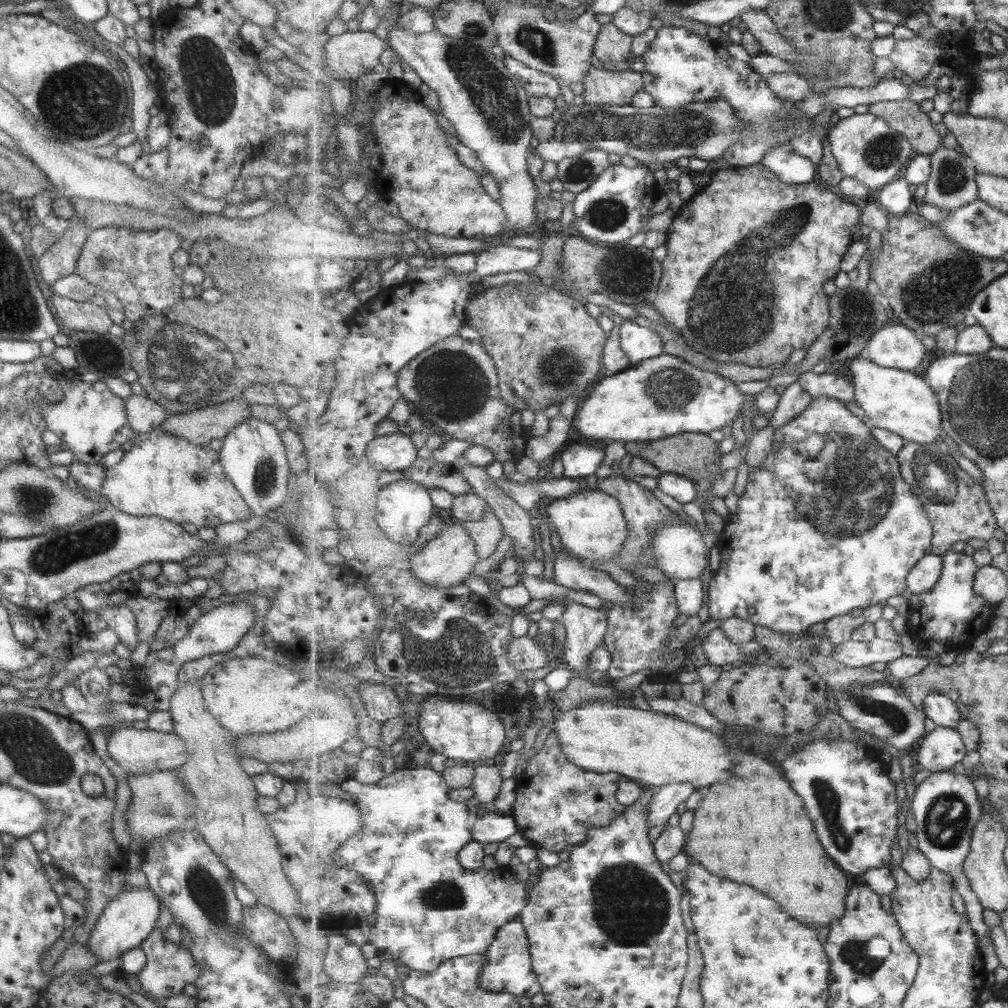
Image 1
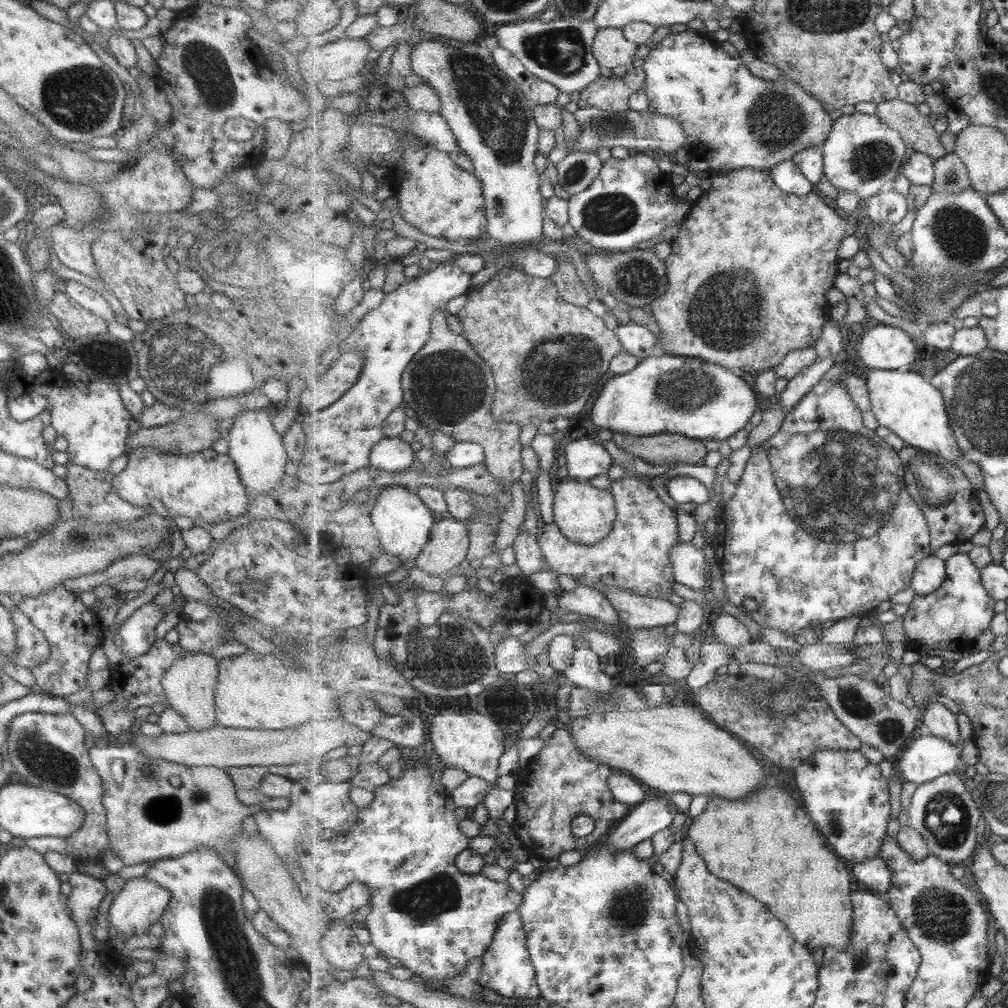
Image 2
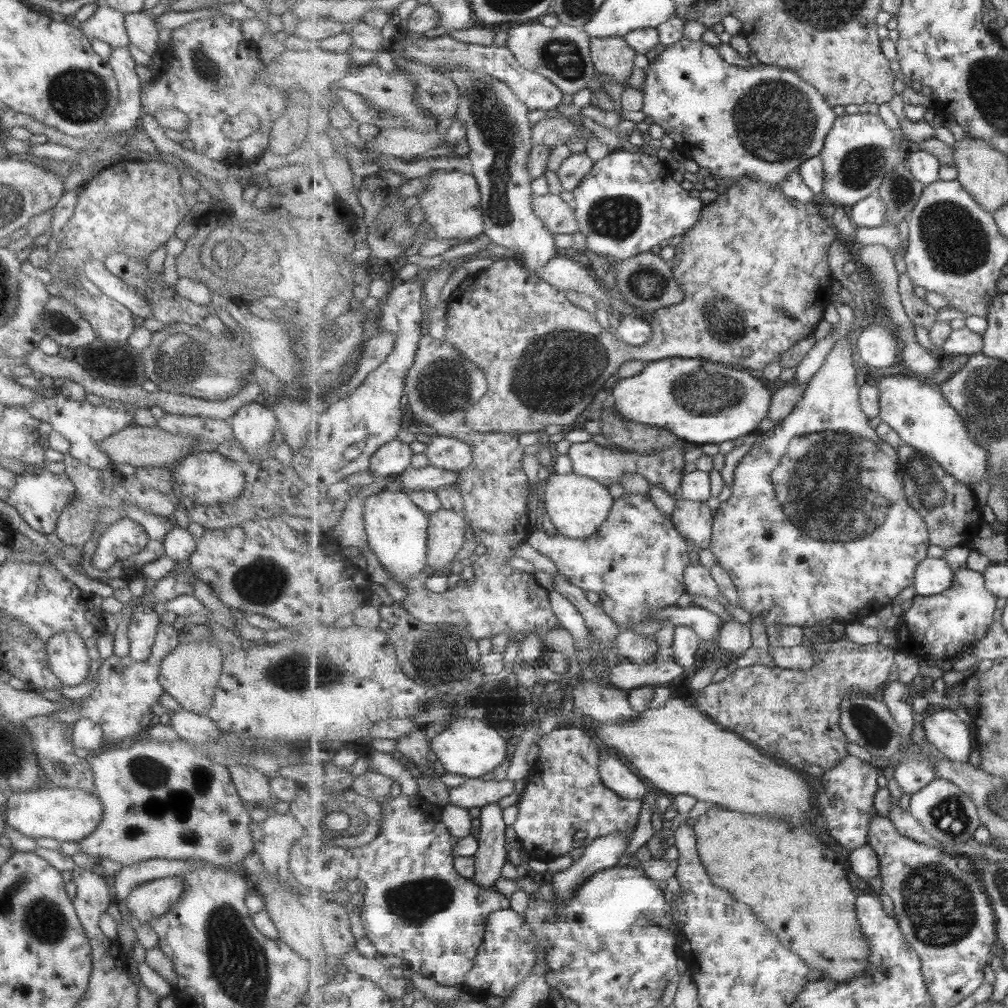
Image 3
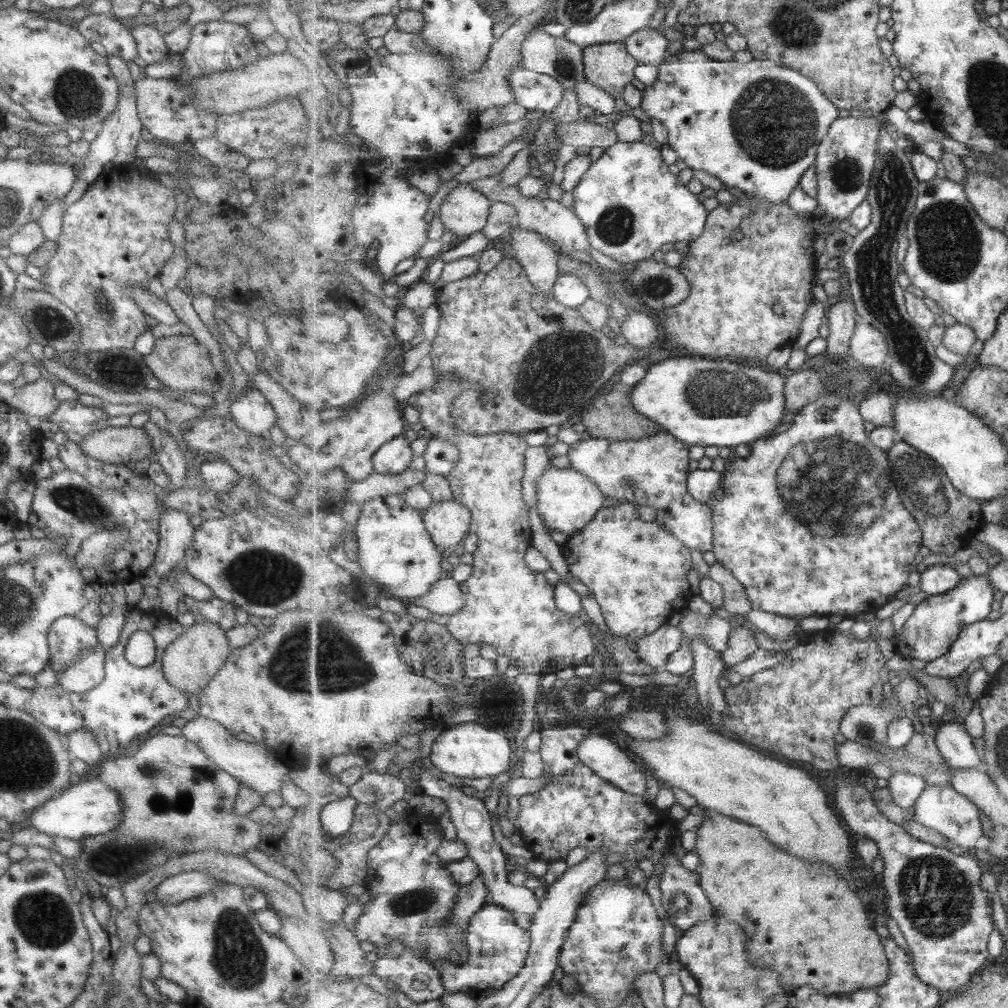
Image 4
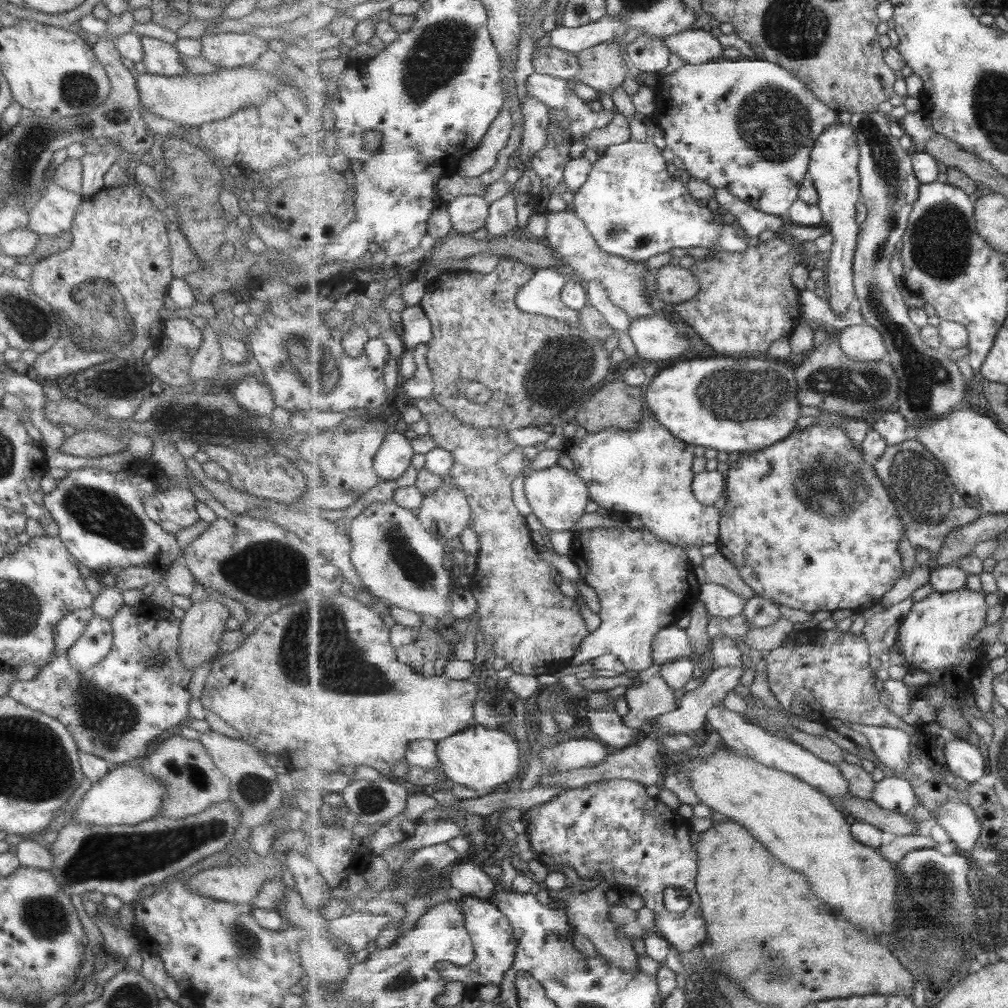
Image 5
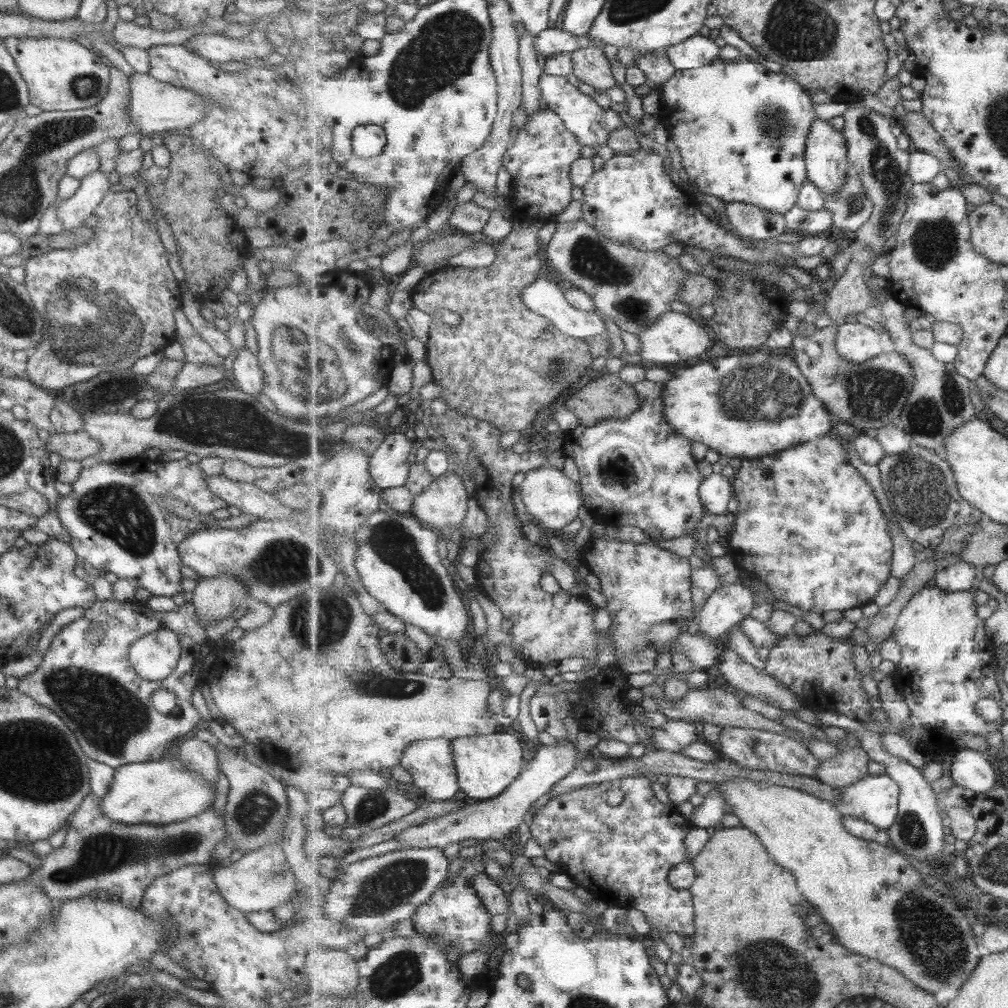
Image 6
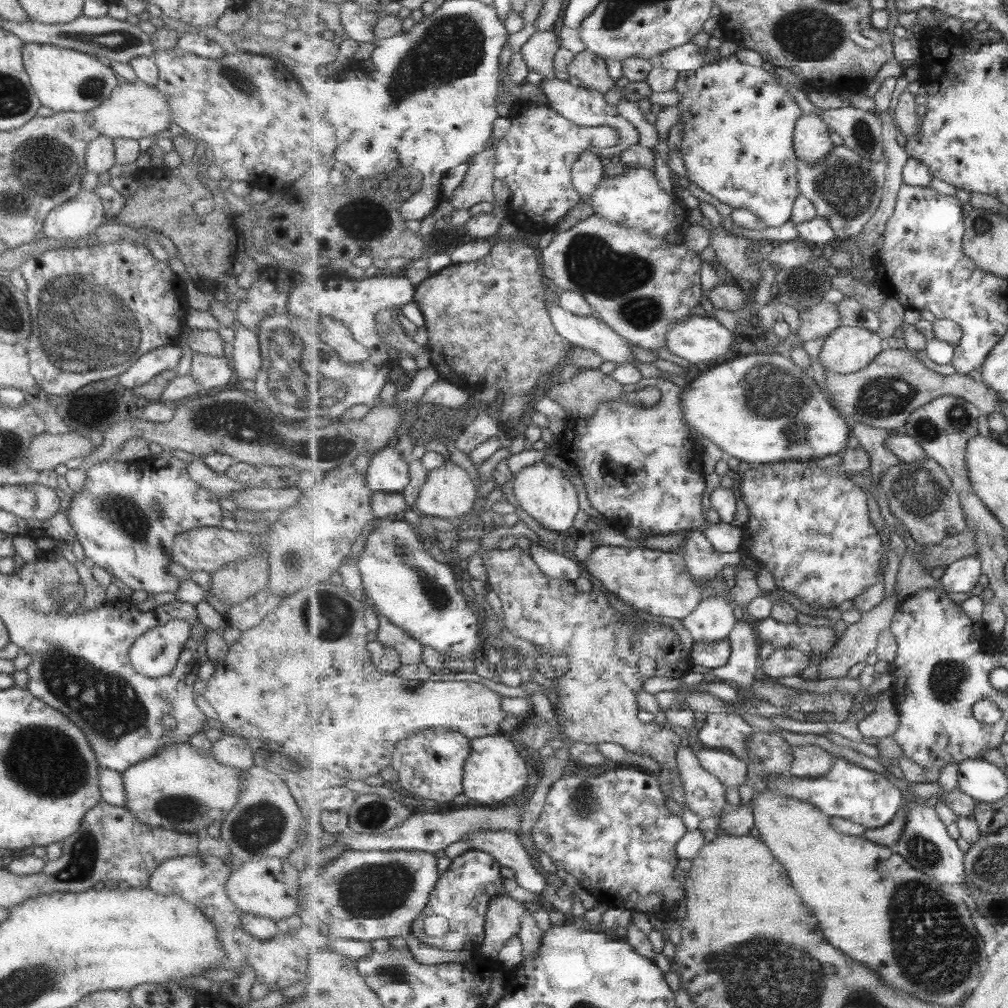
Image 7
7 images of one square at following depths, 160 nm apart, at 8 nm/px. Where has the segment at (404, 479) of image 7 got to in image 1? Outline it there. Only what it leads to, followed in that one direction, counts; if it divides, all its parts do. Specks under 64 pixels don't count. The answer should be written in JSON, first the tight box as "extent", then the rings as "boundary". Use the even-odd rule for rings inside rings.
{"extent":[366,431,418,472],"boundary":[[[397,431],[373,439],[366,458],[382,472],[405,471],[418,459],[417,452],[412,437]]]}

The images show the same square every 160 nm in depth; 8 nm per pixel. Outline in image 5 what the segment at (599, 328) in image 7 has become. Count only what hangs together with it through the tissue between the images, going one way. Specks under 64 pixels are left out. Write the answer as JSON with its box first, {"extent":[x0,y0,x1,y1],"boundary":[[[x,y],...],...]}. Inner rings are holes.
{"extent":[517,268,583,327],"boundary":[[[553,268],[537,269],[536,275],[521,287],[517,295],[518,308],[529,314],[550,316],[571,326],[583,327],[579,312],[569,309],[562,300],[562,292],[569,279]]]}

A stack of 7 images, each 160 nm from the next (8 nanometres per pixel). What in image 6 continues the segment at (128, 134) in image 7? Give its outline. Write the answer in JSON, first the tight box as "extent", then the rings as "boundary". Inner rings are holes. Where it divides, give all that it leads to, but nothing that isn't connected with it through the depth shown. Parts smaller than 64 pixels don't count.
{"extent":[128,73,206,136],"boundary":[[[133,73],[128,77],[128,81],[130,88],[128,115],[141,134],[155,136],[187,130],[206,114],[206,100],[189,89],[162,83],[147,73]]]}

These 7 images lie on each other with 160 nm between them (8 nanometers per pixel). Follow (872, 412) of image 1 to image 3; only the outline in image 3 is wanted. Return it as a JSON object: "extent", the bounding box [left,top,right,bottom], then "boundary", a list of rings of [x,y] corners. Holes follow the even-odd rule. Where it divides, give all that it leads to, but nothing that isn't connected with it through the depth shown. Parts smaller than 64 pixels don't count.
{"extent":[875,374,989,485],"boundary":[[[892,374],[885,376],[875,384],[880,392],[880,420],[886,422],[897,431],[901,439],[906,445],[916,448],[918,451],[935,459],[945,470],[956,476],[966,485],[981,482],[981,480],[989,481],[988,471],[988,449],[977,445],[973,438],[969,435],[967,424],[964,423],[963,416],[949,404],[944,392],[923,378],[915,378],[906,374]]]}

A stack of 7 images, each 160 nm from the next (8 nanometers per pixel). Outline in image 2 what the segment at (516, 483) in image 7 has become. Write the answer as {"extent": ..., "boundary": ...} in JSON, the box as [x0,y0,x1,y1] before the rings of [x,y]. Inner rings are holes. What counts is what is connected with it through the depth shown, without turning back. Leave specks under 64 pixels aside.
{"extent":[553,478,618,546],"boundary":[[[571,478],[570,481],[557,484],[553,499],[553,516],[553,522],[559,525],[561,532],[569,540],[593,546],[608,538],[614,531],[618,517],[616,497],[610,490],[599,490],[587,481]]]}

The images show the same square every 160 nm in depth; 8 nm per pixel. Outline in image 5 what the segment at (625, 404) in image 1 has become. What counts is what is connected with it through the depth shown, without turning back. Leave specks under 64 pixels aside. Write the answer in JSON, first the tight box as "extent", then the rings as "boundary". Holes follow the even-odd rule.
{"extent":[645,357,801,455],"boundary":[[[763,357],[753,358],[699,358],[699,360],[687,360],[687,362],[679,362],[675,364],[673,368],[665,368],[665,370],[659,370],[659,372],[652,378],[647,384],[645,389],[646,404],[653,411],[653,414],[657,416],[657,420],[661,421],[661,424],[665,425],[665,428],[669,429],[669,432],[673,433],[673,436],[693,444],[695,446],[705,447],[706,449],[714,449],[715,451],[723,451],[725,453],[736,452],[740,455],[747,454],[749,452],[757,452],[757,450],[763,450],[773,444],[780,443],[781,440],[785,440],[787,436],[791,436],[795,428],[797,428],[797,420],[801,418],[801,412],[799,412],[799,384],[796,381],[796,371],[785,365],[785,361],[772,360],[771,358],[765,359]]]}

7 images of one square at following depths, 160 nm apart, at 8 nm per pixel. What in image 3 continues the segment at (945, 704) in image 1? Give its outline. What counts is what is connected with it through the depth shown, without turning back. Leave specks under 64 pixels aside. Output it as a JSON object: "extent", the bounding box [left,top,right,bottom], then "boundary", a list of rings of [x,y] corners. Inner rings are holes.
{"extent":[924,705,974,763],"boundary":[[[947,705],[924,720],[924,730],[928,742],[946,758],[963,763],[969,758],[974,730]]]}

